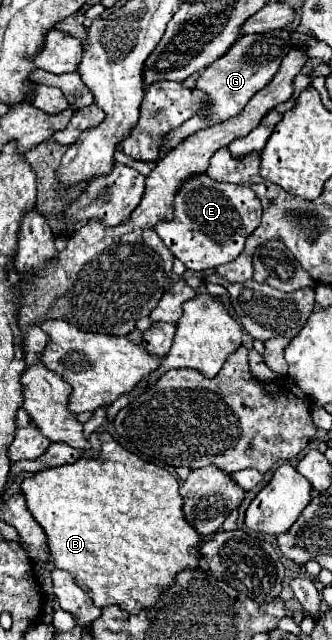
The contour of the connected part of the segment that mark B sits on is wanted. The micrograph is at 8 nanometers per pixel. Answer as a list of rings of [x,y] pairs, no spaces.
[[[100,433],[100,453],[96,459],[78,459],[70,465],[62,465],[62,467],[50,467],[46,471],[38,471],[34,473],[30,479],[24,479],[20,489],[22,489],[22,495],[26,499],[26,505],[28,505],[28,511],[32,513],[32,517],[38,521],[38,525],[44,529],[46,533],[46,539],[48,539],[48,551],[50,551],[50,557],[52,557],[52,565],[56,569],[64,569],[68,571],[74,581],[78,585],[84,587],[84,591],[90,595],[90,599],[98,605],[98,607],[104,607],[104,605],[120,605],[124,611],[128,613],[138,613],[140,609],[146,609],[150,605],[154,605],[158,601],[158,591],[162,591],[164,587],[168,587],[170,583],[174,583],[174,575],[186,567],[198,567],[198,557],[192,555],[188,551],[188,547],[198,547],[200,545],[200,535],[194,533],[194,529],[190,529],[190,525],[186,523],[184,519],[184,513],[182,513],[182,497],[178,493],[178,481],[162,467],[154,465],[154,463],[148,463],[148,461],[142,461],[138,455],[134,453],[128,453],[124,447],[120,447],[114,437],[110,433]]]

